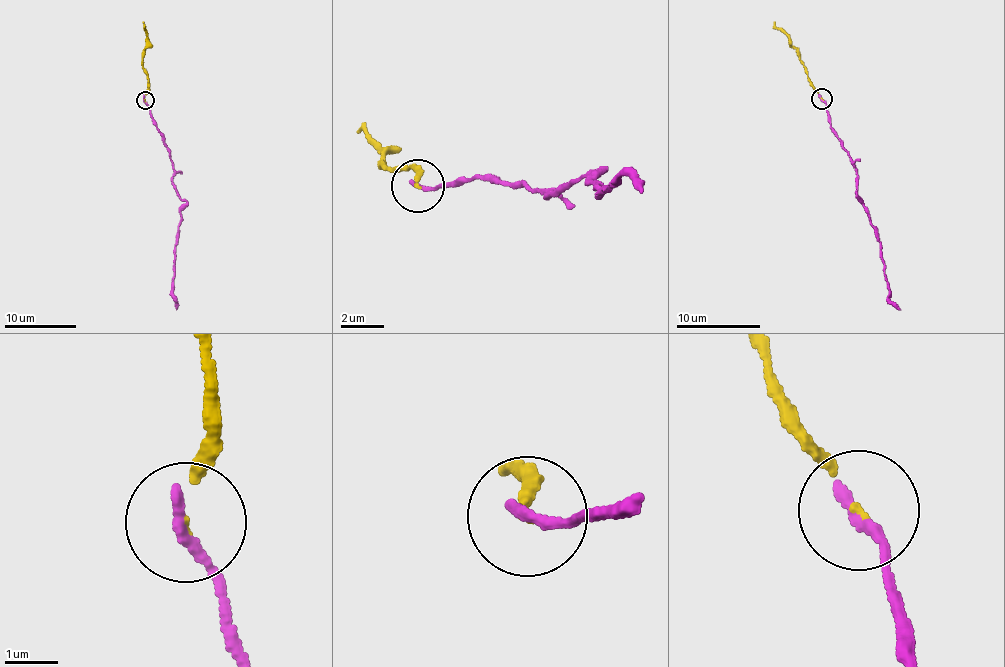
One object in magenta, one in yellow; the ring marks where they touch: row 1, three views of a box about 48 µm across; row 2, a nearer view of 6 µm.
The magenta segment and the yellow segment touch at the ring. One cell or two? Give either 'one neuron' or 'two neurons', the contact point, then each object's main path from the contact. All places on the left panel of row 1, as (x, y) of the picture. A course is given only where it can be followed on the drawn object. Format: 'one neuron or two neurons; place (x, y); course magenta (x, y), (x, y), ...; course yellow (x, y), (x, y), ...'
two neurons; place (145, 100); course magenta (145, 99), (172, 161), (173, 187), (185, 202), (175, 248), (174, 298), (177, 309); course yellow (145, 99), (147, 77), (143, 56), (147, 35), (143, 22)

